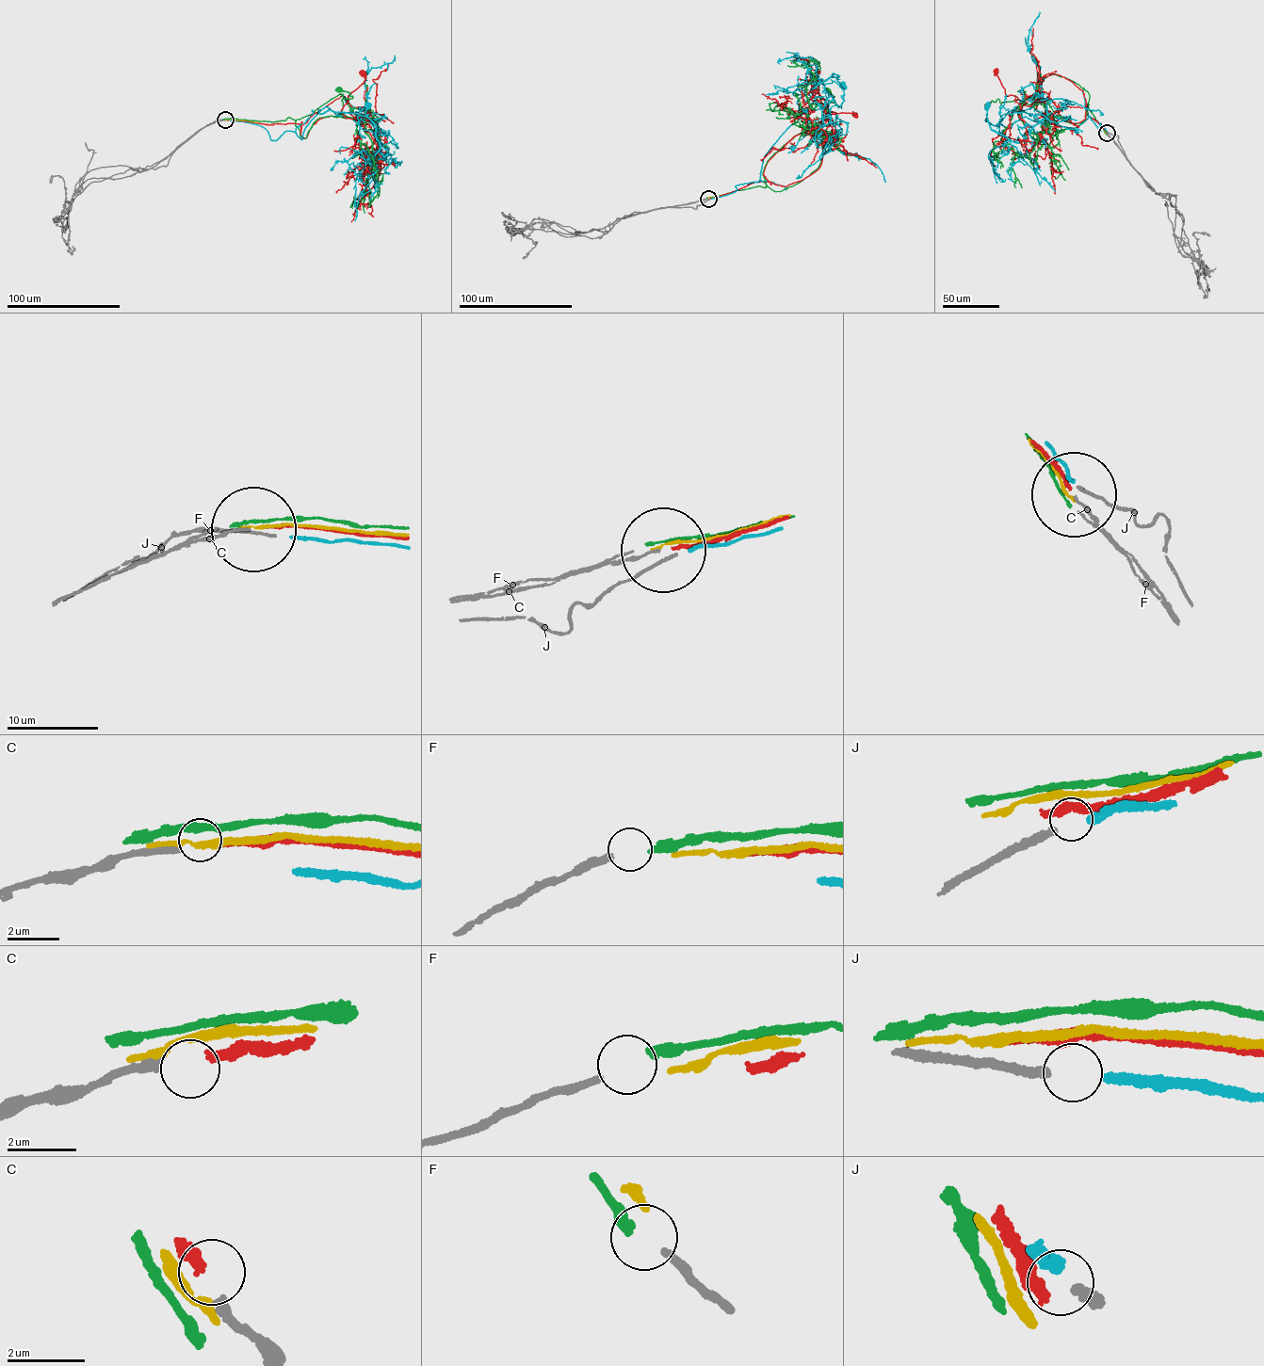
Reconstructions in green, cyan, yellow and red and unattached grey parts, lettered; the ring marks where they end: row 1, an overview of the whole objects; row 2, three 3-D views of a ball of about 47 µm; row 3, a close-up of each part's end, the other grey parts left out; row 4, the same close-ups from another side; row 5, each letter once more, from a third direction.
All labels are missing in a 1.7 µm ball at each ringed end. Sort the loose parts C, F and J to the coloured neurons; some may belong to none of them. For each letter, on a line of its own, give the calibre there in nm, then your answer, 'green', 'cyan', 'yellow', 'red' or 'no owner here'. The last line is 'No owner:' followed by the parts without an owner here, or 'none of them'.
C: 220 nm thick; no owner here
F: 220 nm thick; green
J: 280 nm thick; cyan
No owner: C

